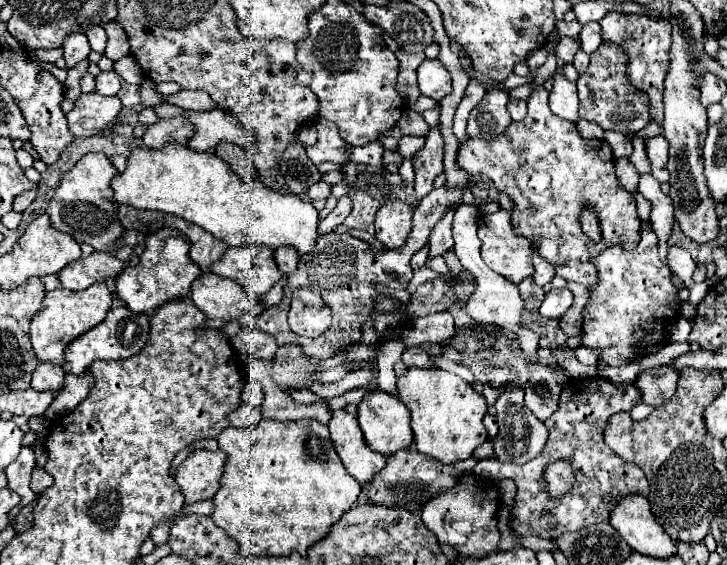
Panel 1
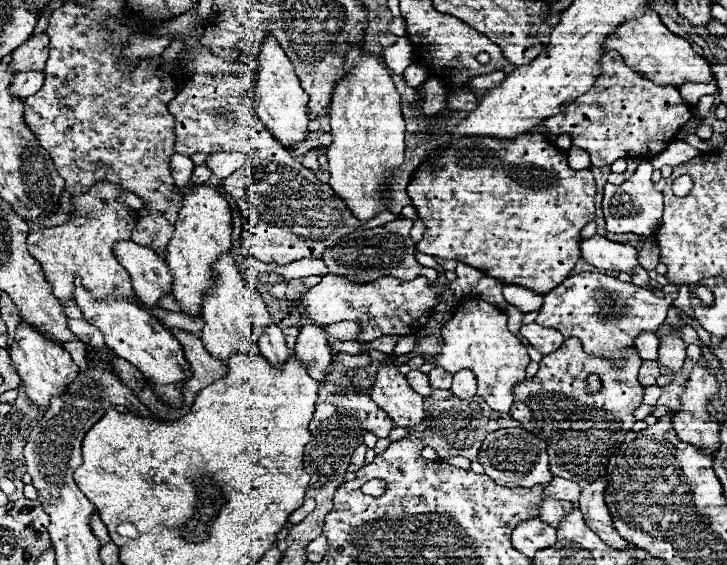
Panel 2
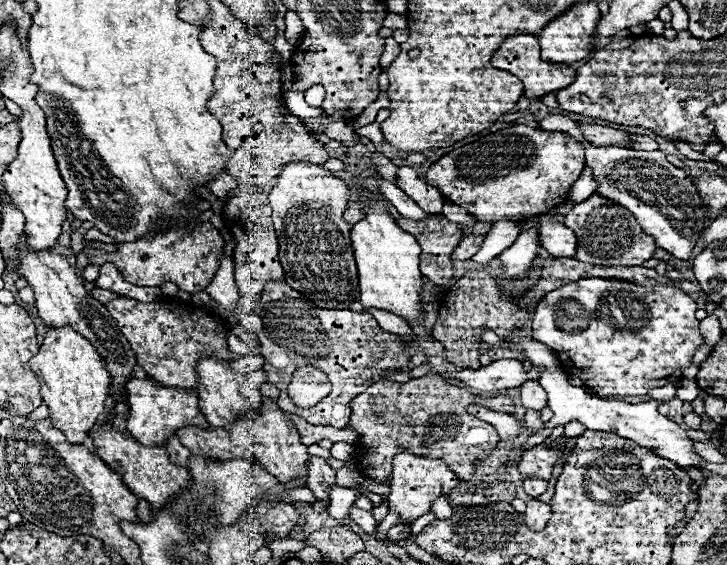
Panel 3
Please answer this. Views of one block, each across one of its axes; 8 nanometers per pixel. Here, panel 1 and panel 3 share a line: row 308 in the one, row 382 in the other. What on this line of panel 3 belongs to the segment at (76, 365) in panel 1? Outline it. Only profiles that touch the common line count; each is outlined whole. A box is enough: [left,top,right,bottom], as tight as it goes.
[18,236,138,392]

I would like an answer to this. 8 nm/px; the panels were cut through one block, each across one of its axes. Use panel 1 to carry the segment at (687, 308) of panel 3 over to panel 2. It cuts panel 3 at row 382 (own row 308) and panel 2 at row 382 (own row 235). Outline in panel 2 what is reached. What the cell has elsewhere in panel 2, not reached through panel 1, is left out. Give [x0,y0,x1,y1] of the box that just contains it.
[638,360,660,386]

